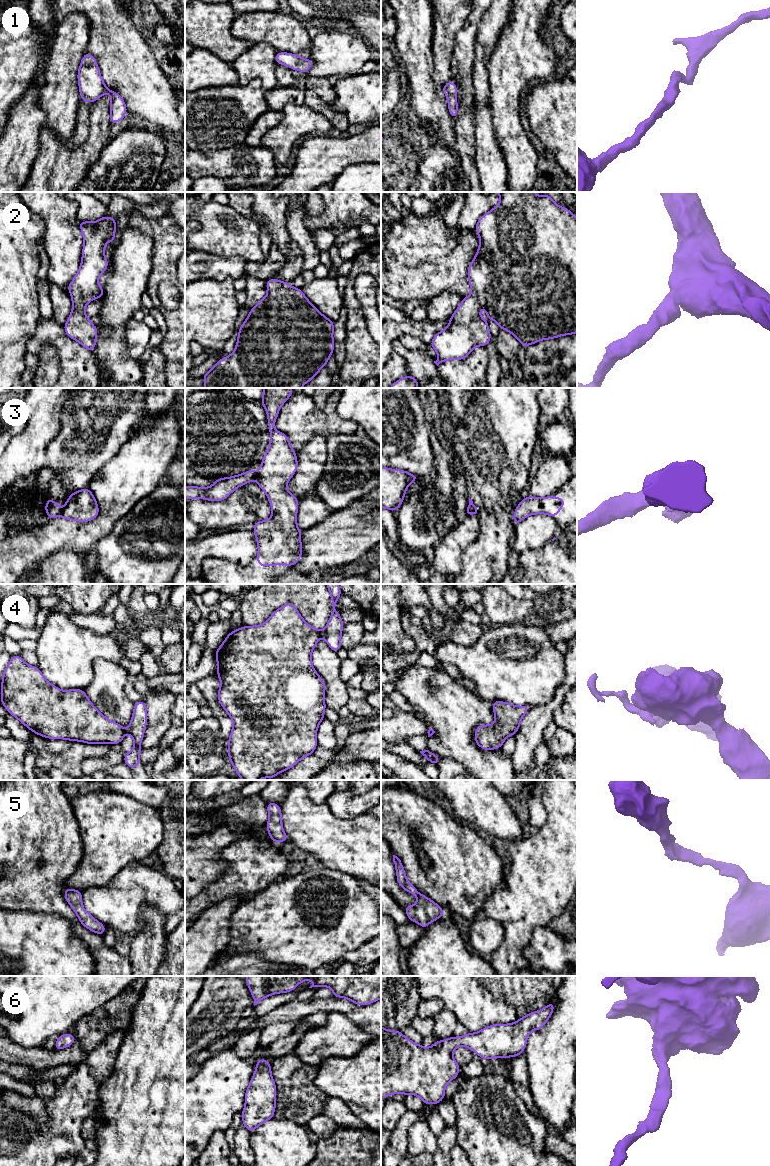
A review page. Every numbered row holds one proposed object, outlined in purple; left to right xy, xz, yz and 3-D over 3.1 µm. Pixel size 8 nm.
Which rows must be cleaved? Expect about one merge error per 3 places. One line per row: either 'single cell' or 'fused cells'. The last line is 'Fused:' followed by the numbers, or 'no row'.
1: single cell
2: single cell
3: fused cells
4: fused cells
5: single cell
6: single cell
Fused: 3, 4

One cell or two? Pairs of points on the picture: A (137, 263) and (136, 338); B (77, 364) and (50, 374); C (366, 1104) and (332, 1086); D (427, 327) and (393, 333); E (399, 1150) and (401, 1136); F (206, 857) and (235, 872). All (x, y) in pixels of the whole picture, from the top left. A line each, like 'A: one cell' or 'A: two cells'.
A: two cells
B: two cells
C: one cell
D: one cell
E: one cell
F: two cells

